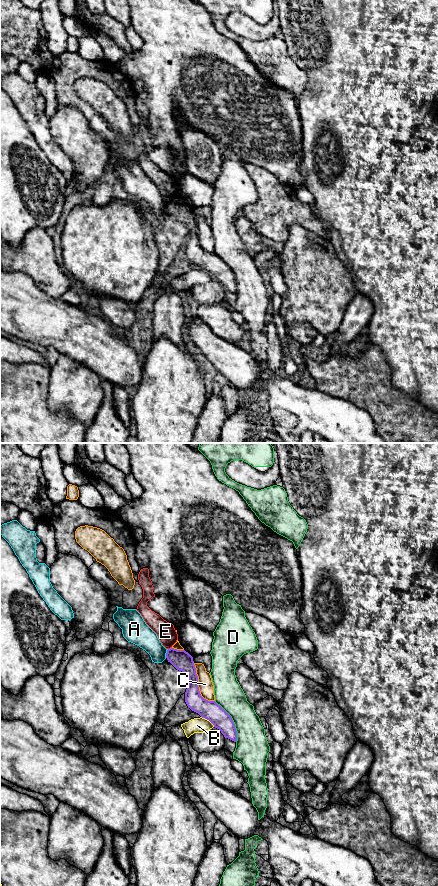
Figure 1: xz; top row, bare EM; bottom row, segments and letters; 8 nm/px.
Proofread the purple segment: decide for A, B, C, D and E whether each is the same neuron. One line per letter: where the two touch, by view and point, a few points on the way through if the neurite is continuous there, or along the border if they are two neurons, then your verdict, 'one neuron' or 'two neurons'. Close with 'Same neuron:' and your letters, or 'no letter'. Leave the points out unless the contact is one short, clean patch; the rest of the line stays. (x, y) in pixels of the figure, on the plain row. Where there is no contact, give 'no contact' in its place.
A: xz (166, 205) | two neurons
B: xz (208, 271) | along xz (201, 268), (214, 278) | two neurons
C: xz (197, 238) | two neurons
D: xz (232, 273) | two neurons
E: xz (170, 200) | along xz (171, 199), (168, 201) | two neurons
Same neuron: no letter

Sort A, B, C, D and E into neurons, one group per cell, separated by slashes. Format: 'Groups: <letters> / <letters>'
Groups: A / B / C / D / E

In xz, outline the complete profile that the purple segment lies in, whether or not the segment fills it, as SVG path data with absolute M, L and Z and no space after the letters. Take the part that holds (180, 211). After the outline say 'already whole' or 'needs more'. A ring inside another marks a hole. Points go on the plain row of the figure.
M170 200L167 202L166 210L177 222L184 224L189 230L185 244L185 254L188 260L209 272L225 290L236 294L237 283L231 268L215 253L208 253L201 248L193 209L185 202Z | already whole

